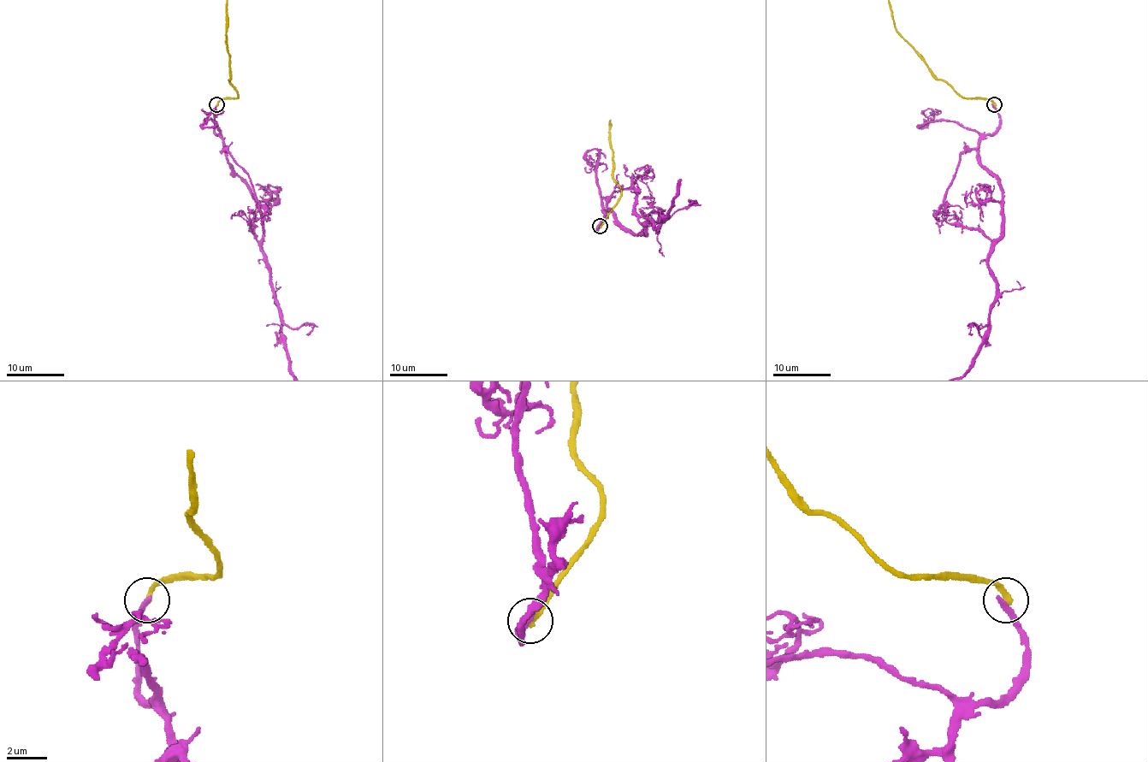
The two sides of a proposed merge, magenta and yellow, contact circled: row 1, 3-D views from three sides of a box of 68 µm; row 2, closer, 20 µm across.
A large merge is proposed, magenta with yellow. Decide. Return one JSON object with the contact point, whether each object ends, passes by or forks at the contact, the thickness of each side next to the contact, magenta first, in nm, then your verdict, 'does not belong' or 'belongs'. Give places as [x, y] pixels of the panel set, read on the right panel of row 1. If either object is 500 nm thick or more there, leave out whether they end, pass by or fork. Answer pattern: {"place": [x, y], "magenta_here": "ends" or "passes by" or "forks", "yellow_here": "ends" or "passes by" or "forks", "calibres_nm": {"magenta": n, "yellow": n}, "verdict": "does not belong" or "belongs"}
{"place": [994, 104], "magenta_here": "ends", "yellow_here": "ends", "calibres_nm": {"magenta": 280, "yellow": 280}, "verdict": "does not belong"}

